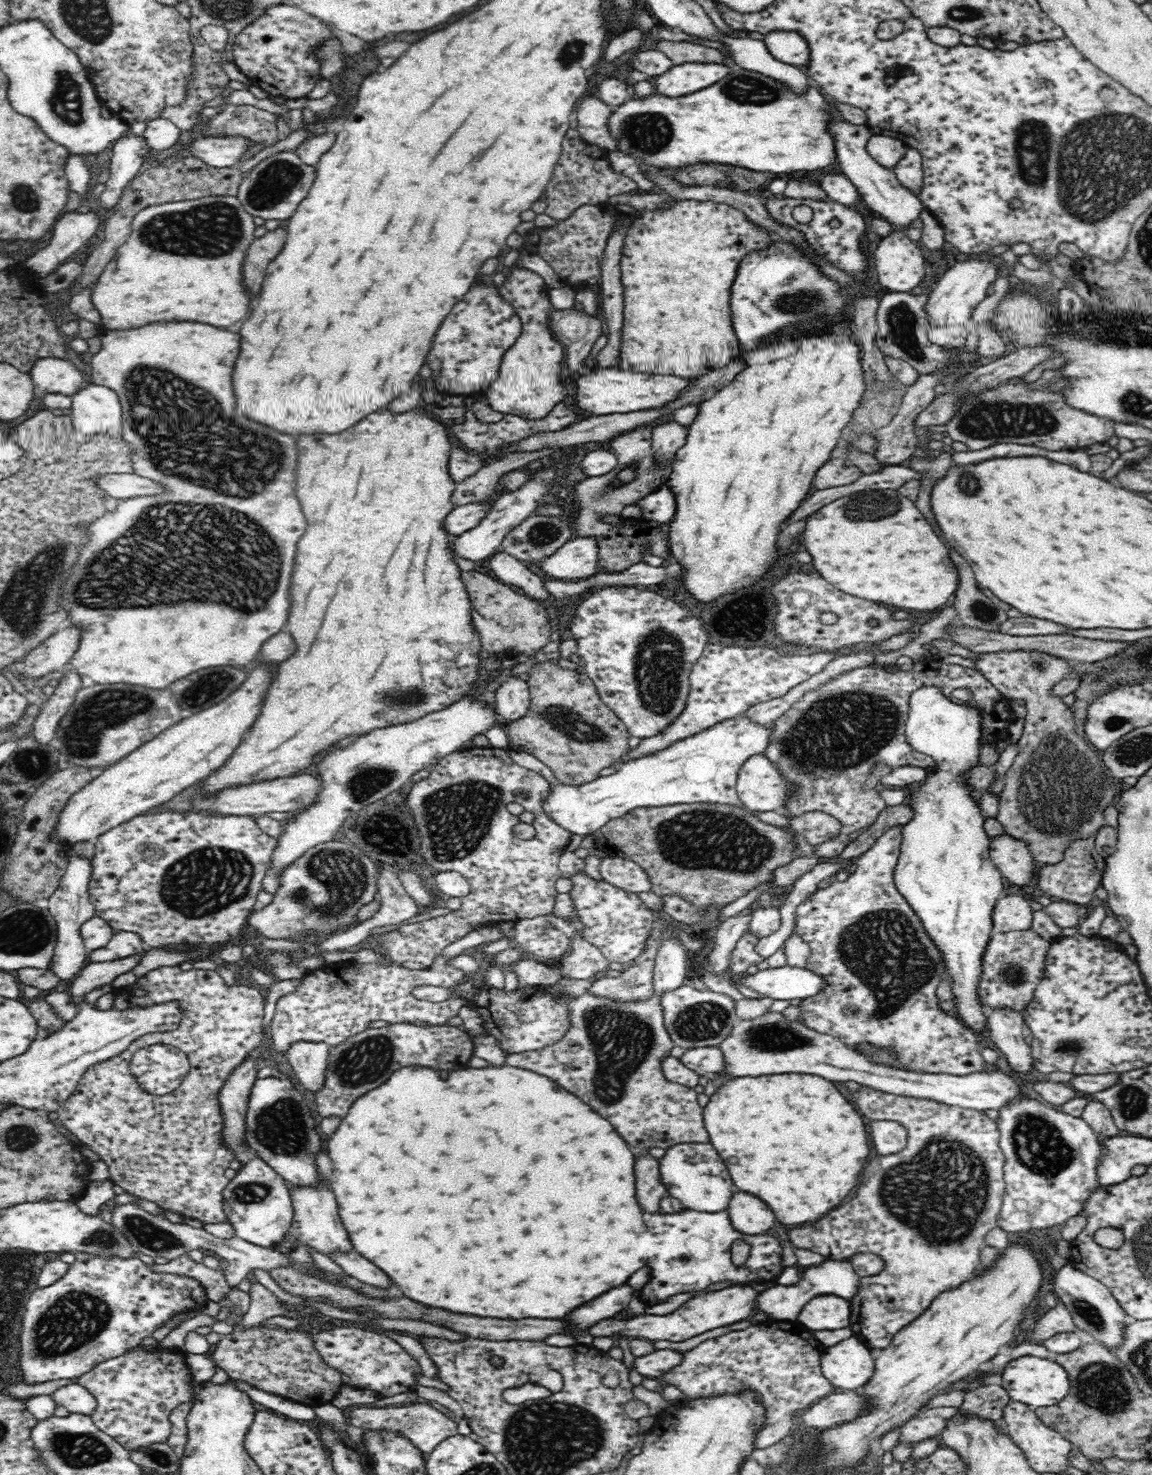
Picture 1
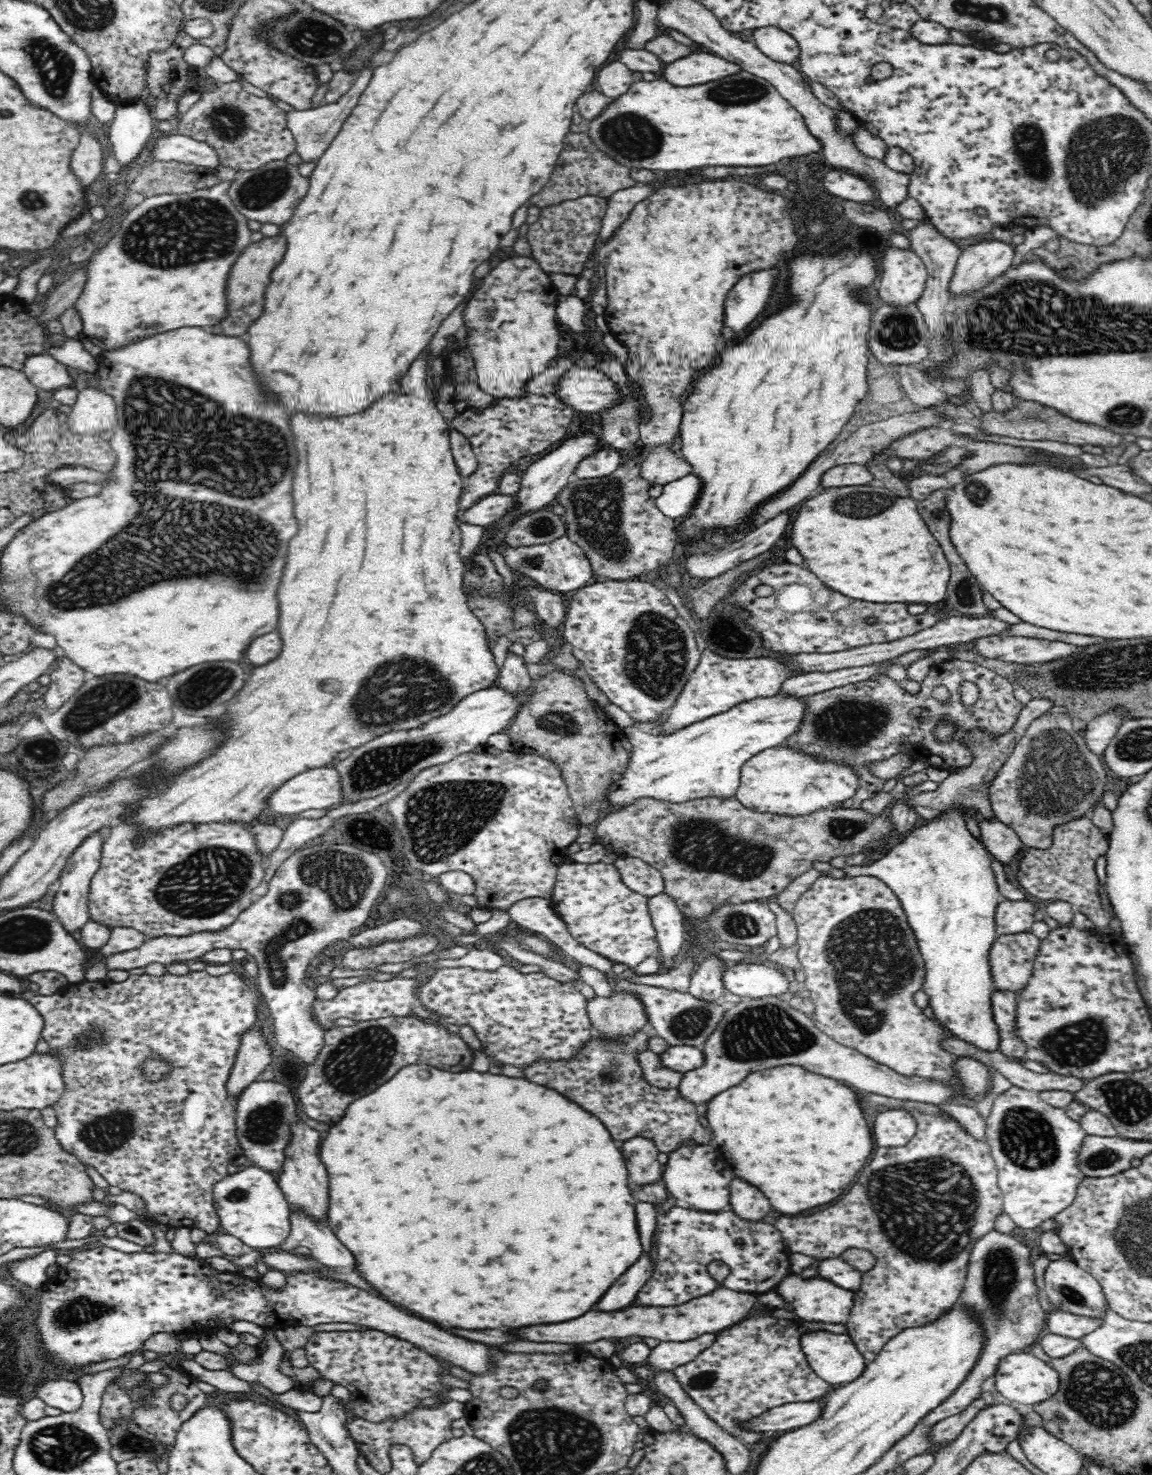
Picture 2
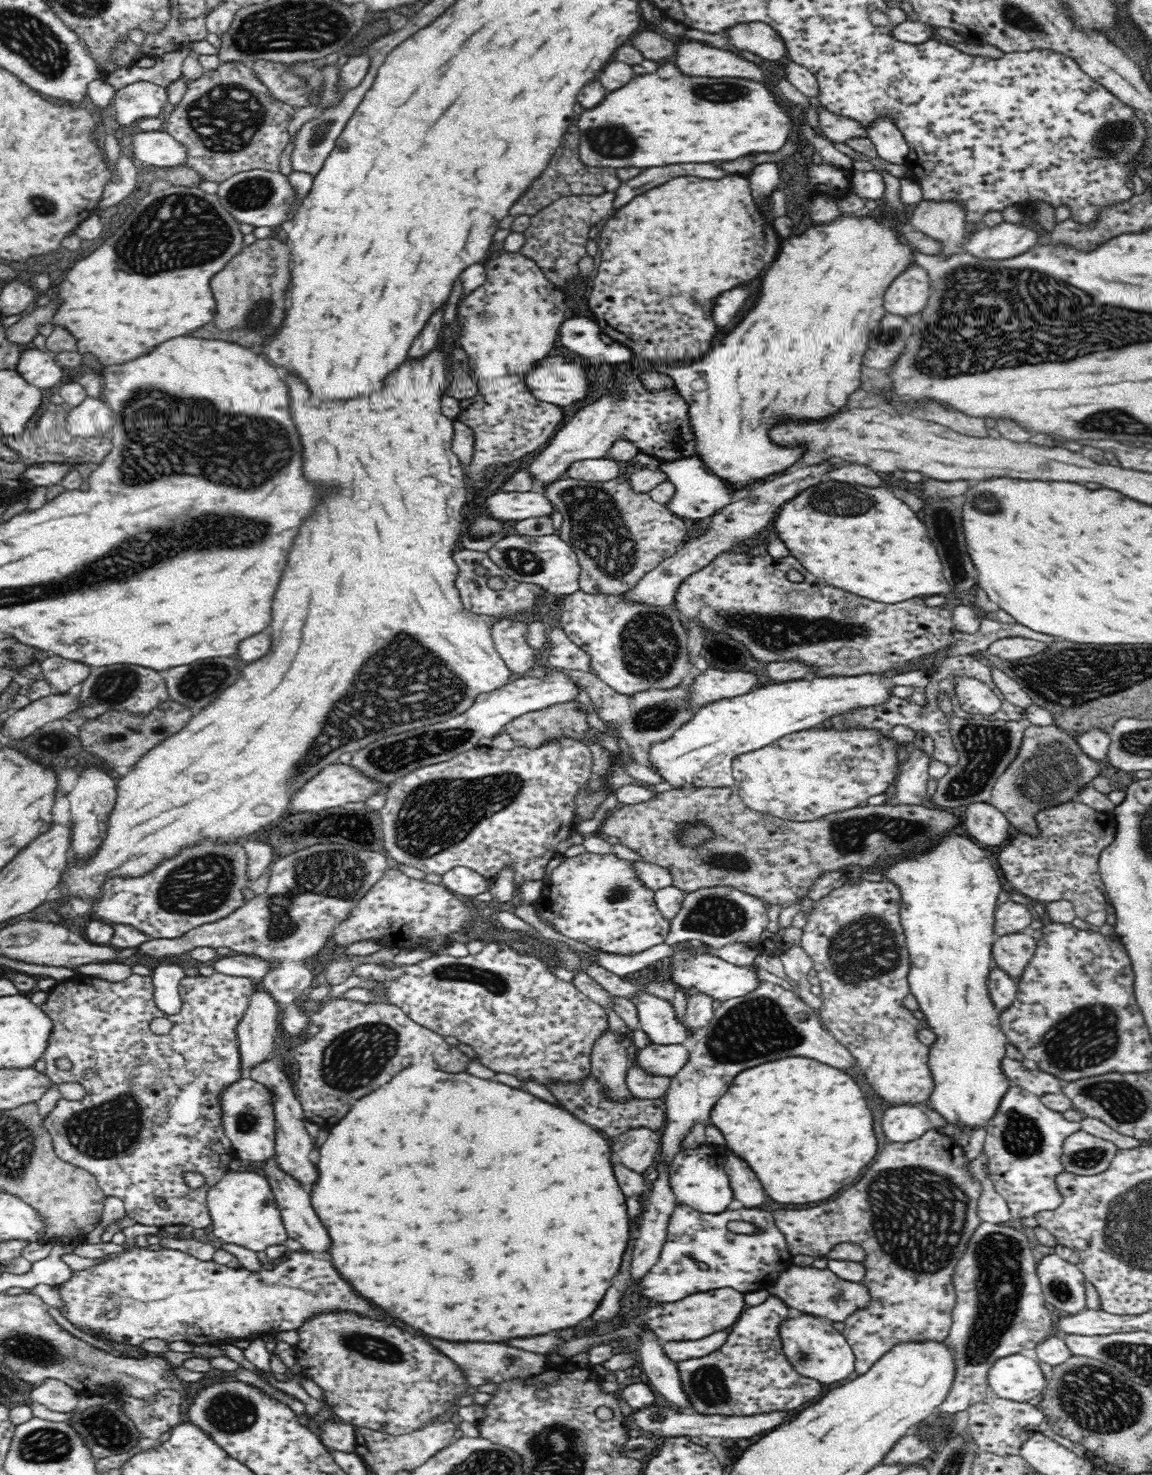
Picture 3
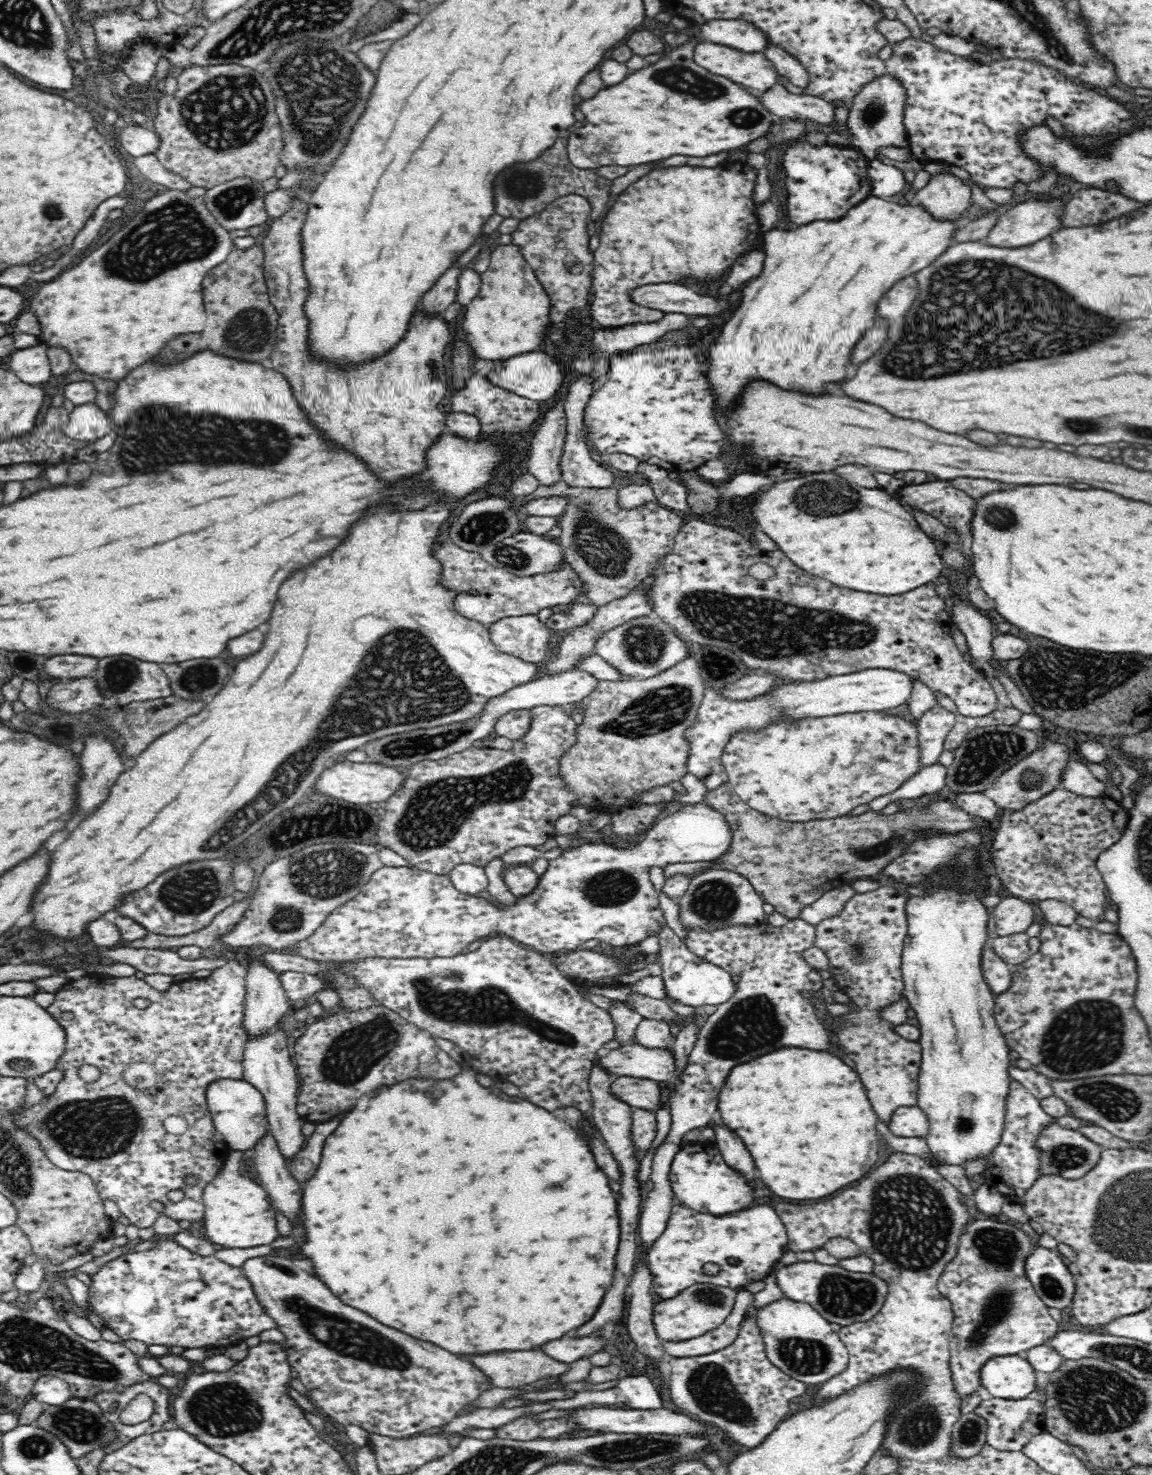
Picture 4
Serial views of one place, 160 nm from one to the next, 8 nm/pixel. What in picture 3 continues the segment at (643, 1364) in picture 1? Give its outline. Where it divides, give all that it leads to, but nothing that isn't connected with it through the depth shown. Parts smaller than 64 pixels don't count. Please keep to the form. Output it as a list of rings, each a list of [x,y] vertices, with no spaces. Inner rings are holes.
[[[722,1330],[722,1332],[714,1332],[714,1334],[700,1338],[700,1340],[672,1341],[662,1345],[666,1356],[670,1360],[678,1362],[680,1360],[706,1356],[718,1350],[727,1341],[728,1335],[728,1332]]]

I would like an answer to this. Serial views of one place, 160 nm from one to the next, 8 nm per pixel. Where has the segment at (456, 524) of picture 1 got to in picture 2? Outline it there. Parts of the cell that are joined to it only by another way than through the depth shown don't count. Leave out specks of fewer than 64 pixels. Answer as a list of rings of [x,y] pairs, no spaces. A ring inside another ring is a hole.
[[[492,493],[474,503],[468,510],[459,514],[459,522],[488,527],[497,523],[508,513],[515,511],[517,500],[514,495]]]

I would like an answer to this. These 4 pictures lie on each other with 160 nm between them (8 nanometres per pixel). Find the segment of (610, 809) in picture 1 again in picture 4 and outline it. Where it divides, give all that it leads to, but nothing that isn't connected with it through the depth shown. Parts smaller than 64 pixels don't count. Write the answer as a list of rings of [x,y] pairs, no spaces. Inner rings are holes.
[[[870,667],[866,670],[859,670],[855,674],[842,674],[835,675],[832,678],[826,678],[816,682],[785,682],[779,683],[770,692],[765,695],[758,695],[757,697],[741,700],[730,701],[726,698],[722,699],[722,695],[718,692],[718,688],[708,688],[705,686],[706,691],[704,698],[700,703],[698,710],[698,722],[696,725],[692,725],[686,732],[688,742],[691,744],[689,748],[689,757],[687,762],[687,771],[698,778],[706,785],[708,791],[715,790],[718,786],[727,782],[726,771],[724,771],[724,765],[722,765],[722,752],[726,742],[730,742],[730,736],[734,732],[738,733],[742,728],[749,728],[750,730],[760,730],[762,726],[766,726],[769,723],[775,722],[781,713],[784,713],[786,717],[792,717],[794,721],[797,719],[807,717],[826,717],[836,714],[845,713],[858,713],[865,711],[886,711],[889,709],[896,709],[907,703],[910,700],[910,694],[914,689],[914,679],[910,675],[899,672],[892,669],[878,669]]]

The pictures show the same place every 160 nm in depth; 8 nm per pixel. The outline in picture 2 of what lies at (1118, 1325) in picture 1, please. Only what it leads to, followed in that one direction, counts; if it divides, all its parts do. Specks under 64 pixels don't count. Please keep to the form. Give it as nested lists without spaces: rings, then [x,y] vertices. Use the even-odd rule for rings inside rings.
[[[1051,1261],[1043,1274],[1045,1294],[1053,1309],[1082,1316],[1102,1316],[1106,1299],[1100,1283],[1073,1261]]]

